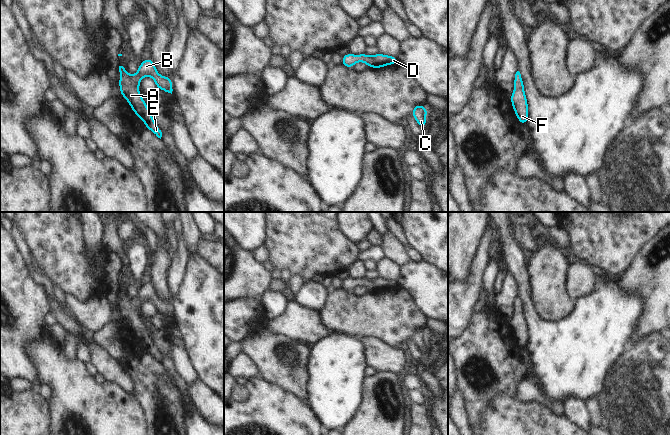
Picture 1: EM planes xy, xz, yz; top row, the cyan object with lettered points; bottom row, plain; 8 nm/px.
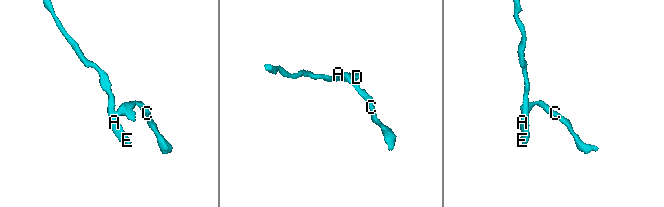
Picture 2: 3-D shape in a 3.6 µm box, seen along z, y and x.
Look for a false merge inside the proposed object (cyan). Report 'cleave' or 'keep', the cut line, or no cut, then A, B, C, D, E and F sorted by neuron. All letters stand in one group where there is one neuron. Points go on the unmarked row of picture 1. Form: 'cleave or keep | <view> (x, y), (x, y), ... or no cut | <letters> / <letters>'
keep | no cut | A B C D E F

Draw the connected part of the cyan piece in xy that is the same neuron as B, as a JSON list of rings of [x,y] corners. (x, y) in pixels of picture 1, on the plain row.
[[[150,281],[141,286],[136,298],[129,298],[123,290],[119,290],[119,296],[119,313],[121,319],[131,330],[134,338],[145,347],[145,351],[161,363],[162,356],[154,345],[147,328],[140,319],[140,305],[144,301],[152,301],[156,312],[172,318],[172,302],[160,299]]]

